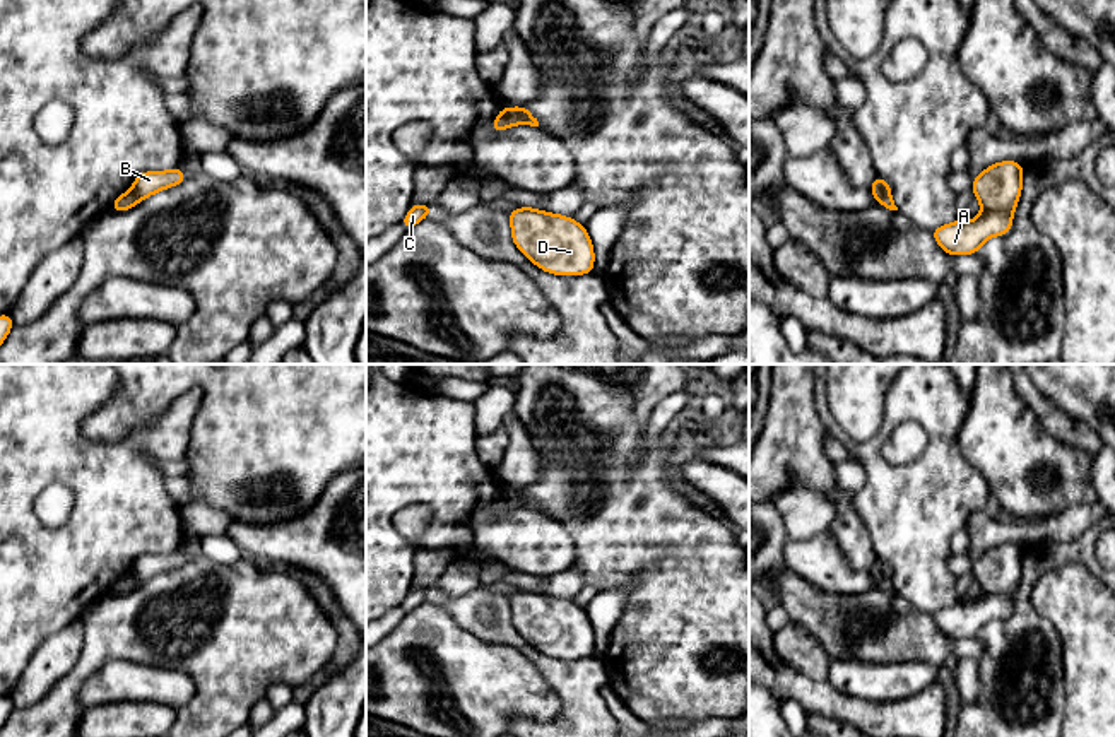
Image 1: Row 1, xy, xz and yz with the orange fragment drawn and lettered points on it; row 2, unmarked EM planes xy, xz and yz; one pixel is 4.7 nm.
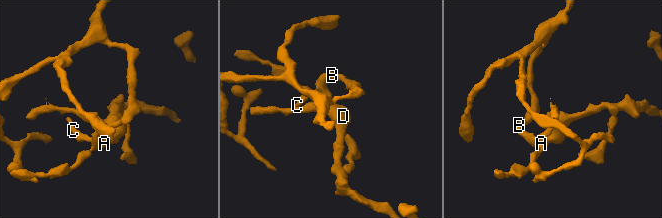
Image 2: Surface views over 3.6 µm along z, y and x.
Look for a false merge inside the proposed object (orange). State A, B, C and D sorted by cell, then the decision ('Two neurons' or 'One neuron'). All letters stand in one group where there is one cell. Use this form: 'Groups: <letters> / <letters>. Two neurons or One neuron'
Groups: A C D / B. Two neurons

